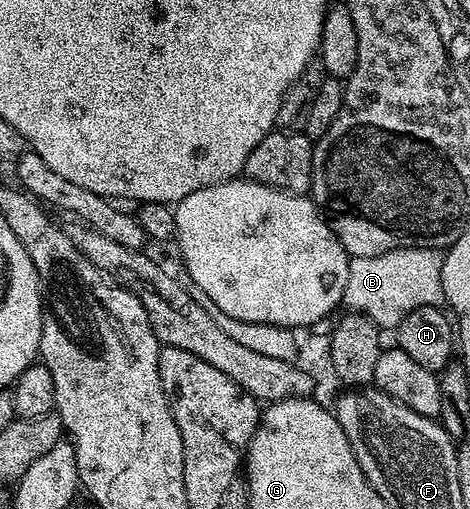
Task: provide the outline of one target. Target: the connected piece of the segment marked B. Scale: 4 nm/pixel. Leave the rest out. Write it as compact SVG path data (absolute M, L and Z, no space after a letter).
M400 247L378 257L353 256L348 264L348 283L343 306L353 314L367 316L382 329L394 329L415 308L437 307L444 303L442 289L443 252L437 248Z

